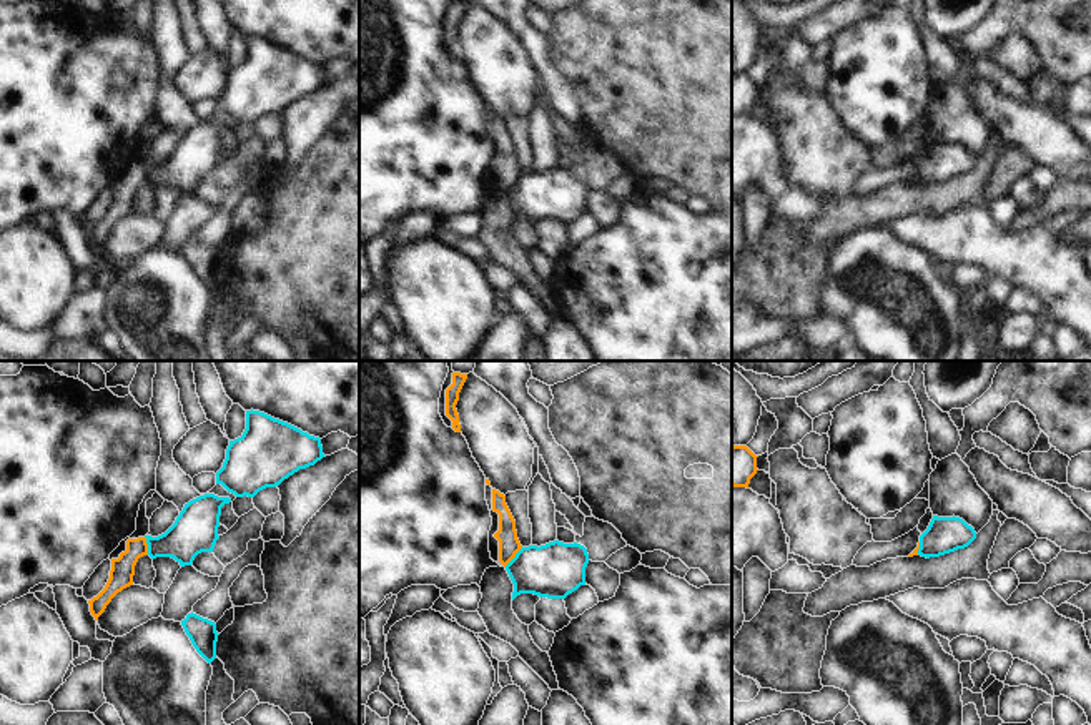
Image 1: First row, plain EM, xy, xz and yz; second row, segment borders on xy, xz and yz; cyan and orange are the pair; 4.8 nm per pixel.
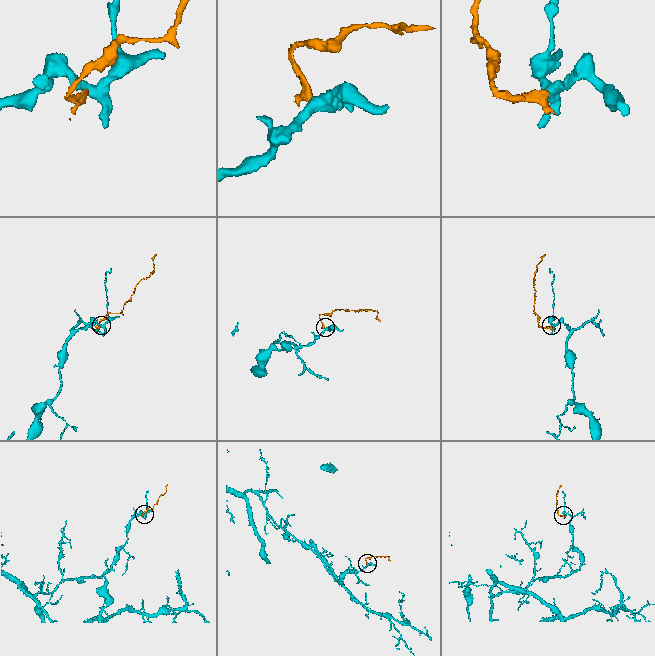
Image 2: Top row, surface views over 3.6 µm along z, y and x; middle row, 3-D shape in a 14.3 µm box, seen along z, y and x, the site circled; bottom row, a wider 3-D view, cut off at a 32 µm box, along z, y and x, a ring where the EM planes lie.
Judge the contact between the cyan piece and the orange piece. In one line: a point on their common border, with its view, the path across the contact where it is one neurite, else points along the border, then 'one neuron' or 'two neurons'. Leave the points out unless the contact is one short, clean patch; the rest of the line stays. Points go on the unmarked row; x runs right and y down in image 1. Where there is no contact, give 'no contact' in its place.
contact xz (514, 185); border xz (523, 175), (504, 193); two neurons

